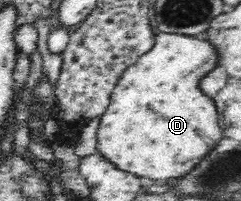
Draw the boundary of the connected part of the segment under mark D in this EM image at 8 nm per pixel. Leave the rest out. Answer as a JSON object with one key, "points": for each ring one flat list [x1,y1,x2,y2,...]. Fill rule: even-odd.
{"points":[[157,34,151,52,128,67,113,88,108,108,100,116,96,151,106,163,113,164,118,170,133,174,138,179,160,184,183,179,200,164,200,160,205,159,208,152,214,150,224,134,216,116,216,106,212,100,204,98,197,87,200,77,214,68,216,62,217,53,204,39,184,34]]}

